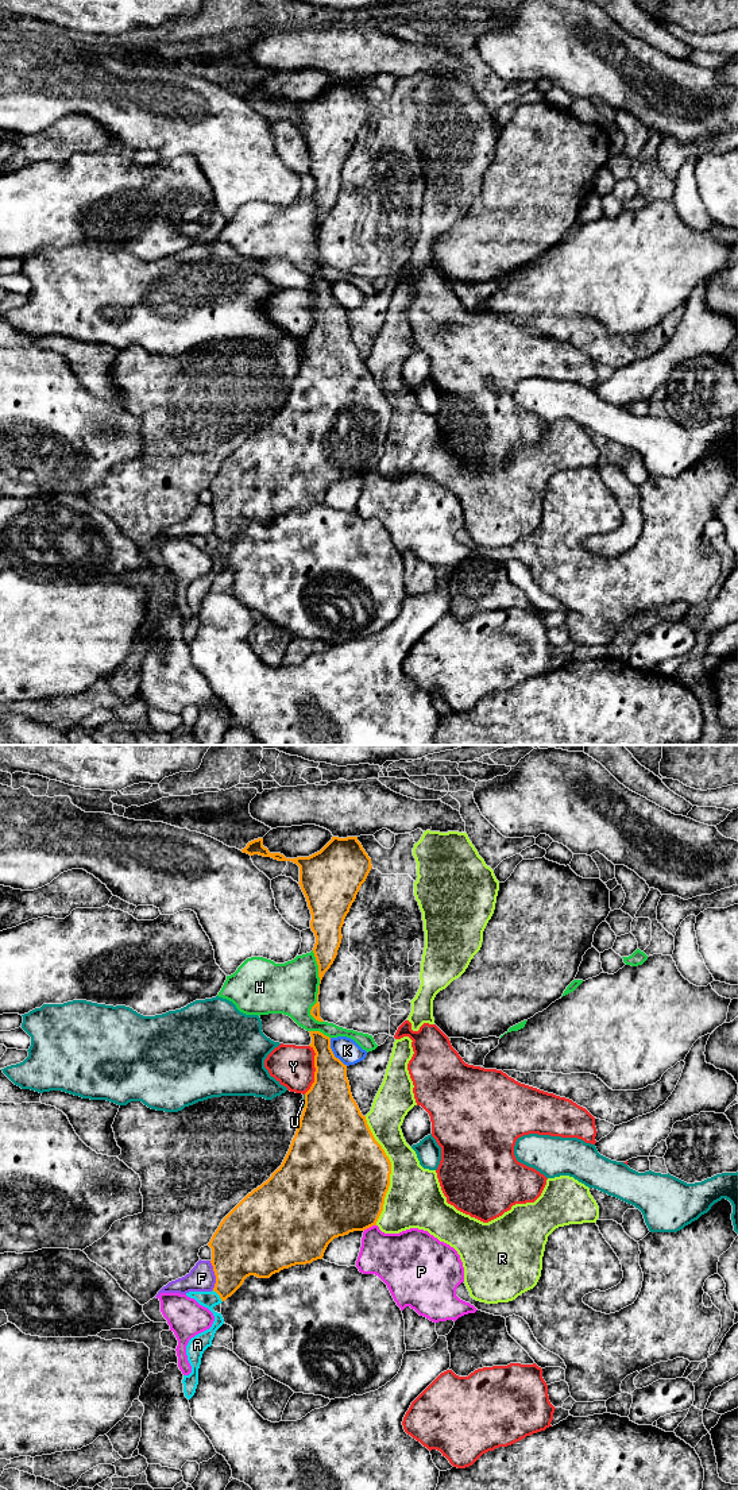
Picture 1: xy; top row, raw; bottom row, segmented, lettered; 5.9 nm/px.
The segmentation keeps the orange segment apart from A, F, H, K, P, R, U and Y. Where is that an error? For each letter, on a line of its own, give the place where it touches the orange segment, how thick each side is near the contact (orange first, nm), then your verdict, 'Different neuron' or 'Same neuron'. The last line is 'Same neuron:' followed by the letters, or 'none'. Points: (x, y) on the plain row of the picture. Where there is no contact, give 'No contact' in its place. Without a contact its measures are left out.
A: Touches orange at xy (219, 539). Thickness 280 nm (orange) against 100 nm. Different neuron
F: Touches orange at xy (215, 518). Thickness 380 nm (orange) against 160 nm. Different neuron
H: Touches orange at xy (319, 232). Thickness 60 nm (orange) against 320 nm. Different neuron
K: Touches orange at xy (332, 297). Thickness 240 nm (orange) against 150 nm. Different neuron
P: Touches orange at xy (368, 471). Thickness 460 nm (orange) against 300 nm. Different neuron
R: Touches orange at xy (390, 415). Thickness 500 nm (orange) against 340 nm. Different neuron
U: Touches orange at xy (305, 346). Thickness 420 nm (orange) against 30 nm. Different neuron
Y: Touches orange at xy (316, 313). Thickness 300 nm (orange) against 240 nm. Different neuron
Same neuron: none

